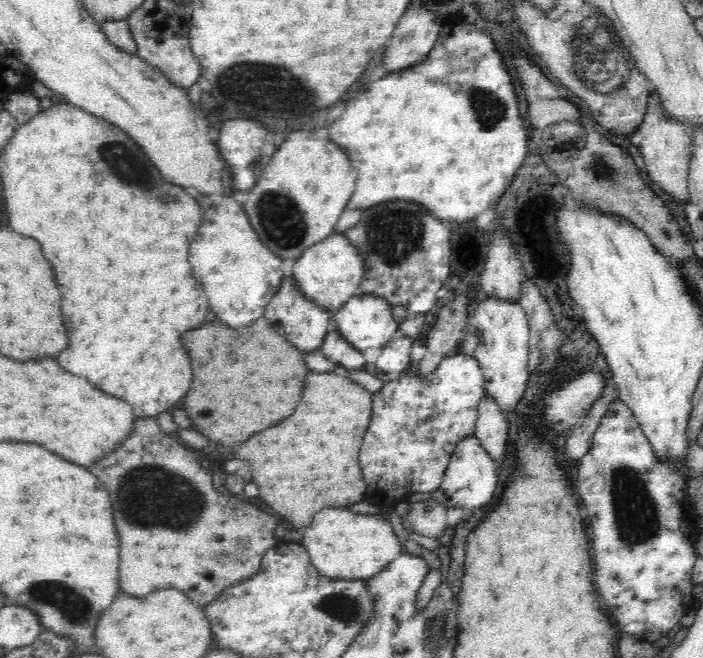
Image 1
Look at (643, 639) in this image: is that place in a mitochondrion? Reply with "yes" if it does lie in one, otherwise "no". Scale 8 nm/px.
no

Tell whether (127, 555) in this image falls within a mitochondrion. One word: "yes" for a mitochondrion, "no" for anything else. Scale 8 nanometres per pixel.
no

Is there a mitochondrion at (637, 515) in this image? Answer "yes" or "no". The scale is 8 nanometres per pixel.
yes

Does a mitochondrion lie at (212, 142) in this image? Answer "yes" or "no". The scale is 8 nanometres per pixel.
no

